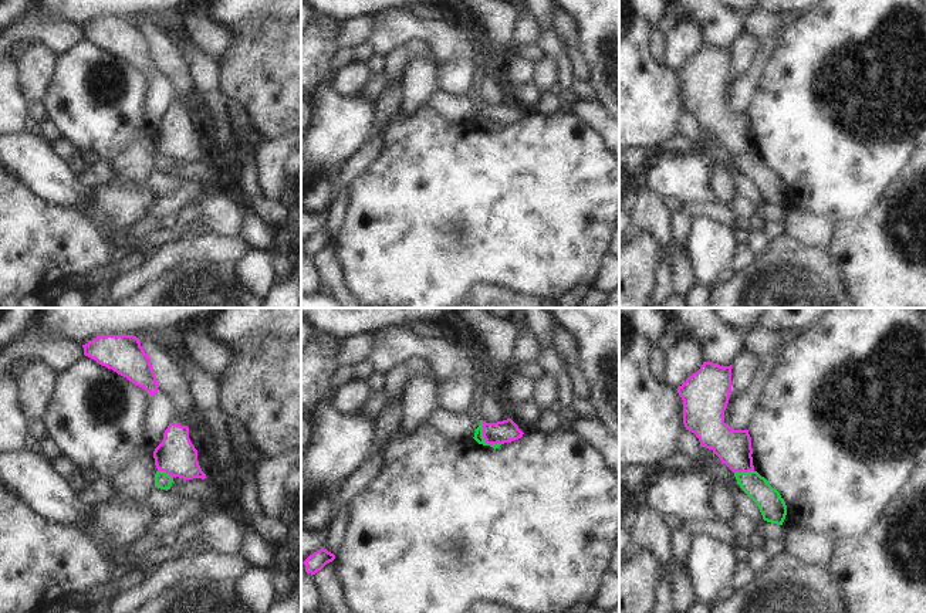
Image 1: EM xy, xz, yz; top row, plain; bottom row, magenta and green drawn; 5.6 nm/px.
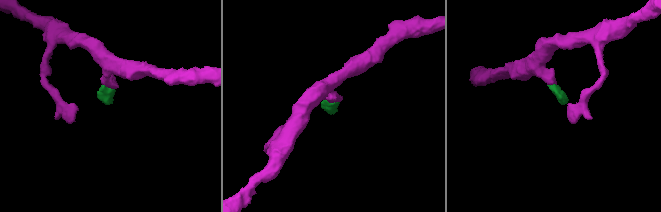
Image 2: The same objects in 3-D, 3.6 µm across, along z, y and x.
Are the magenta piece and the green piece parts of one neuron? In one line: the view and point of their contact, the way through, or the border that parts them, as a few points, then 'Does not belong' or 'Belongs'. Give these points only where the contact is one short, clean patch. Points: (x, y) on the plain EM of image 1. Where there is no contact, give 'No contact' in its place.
Touches magenta at xz (485, 121). Boundary: xz (482, 104), (483, 121), (490, 126), (500, 126). Does not belong.

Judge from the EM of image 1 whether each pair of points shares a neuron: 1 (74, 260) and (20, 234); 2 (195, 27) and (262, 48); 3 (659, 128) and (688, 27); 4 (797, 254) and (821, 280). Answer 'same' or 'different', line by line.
1: same
2: different
3: different
4: same

